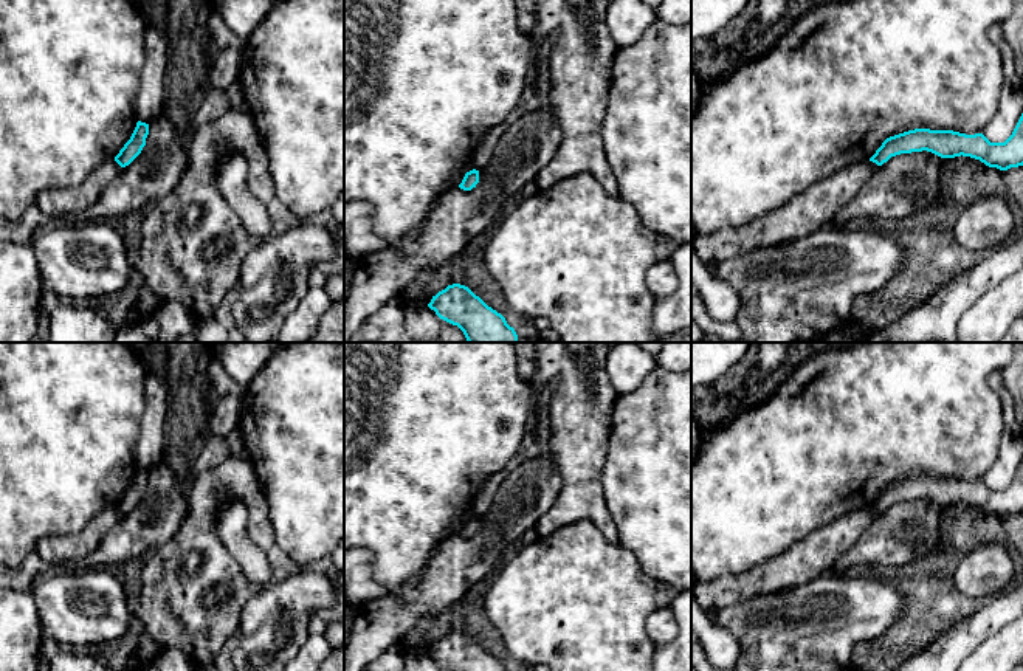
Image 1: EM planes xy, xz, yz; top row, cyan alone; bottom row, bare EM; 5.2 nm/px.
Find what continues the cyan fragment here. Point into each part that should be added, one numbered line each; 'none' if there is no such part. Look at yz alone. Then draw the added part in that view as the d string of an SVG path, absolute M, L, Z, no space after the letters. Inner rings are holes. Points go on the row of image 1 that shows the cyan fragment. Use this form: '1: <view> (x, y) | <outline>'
none

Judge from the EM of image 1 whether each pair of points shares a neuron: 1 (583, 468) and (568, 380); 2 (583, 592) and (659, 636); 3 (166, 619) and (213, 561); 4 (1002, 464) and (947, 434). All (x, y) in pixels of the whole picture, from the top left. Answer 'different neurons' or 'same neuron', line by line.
1: same neuron
2: different neurons
3: same neuron
4: different neurons

